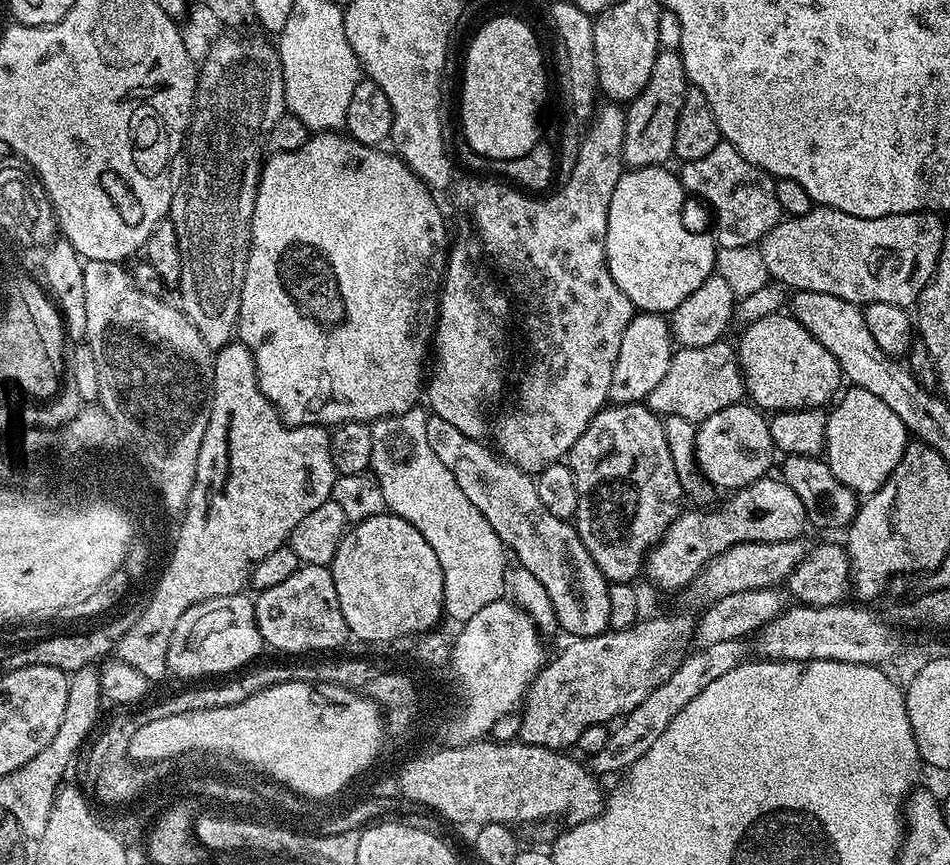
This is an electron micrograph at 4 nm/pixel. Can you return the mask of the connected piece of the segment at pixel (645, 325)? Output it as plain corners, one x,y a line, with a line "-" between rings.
660,314
633,315
626,334
622,334
622,346
618,350
618,362
614,362
614,378
610,378
608,398
612,404
639,404
647,401
650,390
662,382
666,370
670,370
674,341
669,321

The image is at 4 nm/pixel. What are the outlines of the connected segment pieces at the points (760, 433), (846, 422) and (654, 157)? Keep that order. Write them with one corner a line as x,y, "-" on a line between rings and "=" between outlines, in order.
751,403
731,404
726,406
726,410
718,410
718,414
710,414
710,418
699,421
696,430
696,465
700,467
700,473
711,482
713,489
735,490
760,480
771,469
768,467
772,464
772,456
774,457
774,449
768,420
765,413
=
855,386
847,390
849,392
845,391
828,412
822,456
827,460
834,479
863,498
875,494
888,481
909,446
910,433
902,418
898,418
882,398
874,398
870,390
=
661,50
656,53
654,70
650,70
650,82
627,105
626,134
622,142
624,163
628,168
655,168
664,166
674,156
674,130
678,126
678,114
684,105
690,81
679,51

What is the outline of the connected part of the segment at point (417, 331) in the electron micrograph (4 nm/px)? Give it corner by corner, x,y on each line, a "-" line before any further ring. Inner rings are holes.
339,131
317,132
309,135
308,141
296,150
269,155
260,169
260,185
256,187
252,214
252,237
248,239
244,297
240,299
238,340
252,351
256,380
262,394
276,407
276,413
289,426
335,426
355,420
375,422
383,416
397,416
417,407
419,400
416,399
419,396
421,399
422,381
426,376
424,359
427,356
429,359
430,345
434,340
444,267
448,264
450,235
448,224
432,197
435,196
433,189
423,184
418,174
407,168
399,156
384,150
380,146
358,142

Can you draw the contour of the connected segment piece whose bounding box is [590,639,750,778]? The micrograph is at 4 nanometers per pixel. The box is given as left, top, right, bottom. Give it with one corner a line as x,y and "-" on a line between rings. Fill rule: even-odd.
741,639
715,643
705,648
697,647
692,650
694,652
689,651
673,668
672,673
657,688
650,690
646,699
638,702
638,706
634,706
634,710
630,710
630,714
611,729
606,746
602,746
602,750
598,750
598,754
590,758
591,771
597,777
605,778
604,776
610,775
611,772
623,773
634,762
638,762
638,758
642,758
642,754
646,754
646,750
650,750
650,746
658,742
662,730
666,730
666,726
674,722
674,717
678,710
682,710
682,706
694,702
694,698
698,698
698,694
702,694
702,690
706,690
710,682
722,678
722,674
727,674
749,659
750,648
749,645
747,648
746,644

